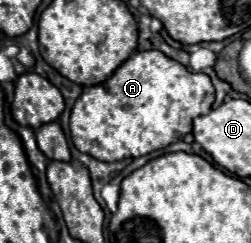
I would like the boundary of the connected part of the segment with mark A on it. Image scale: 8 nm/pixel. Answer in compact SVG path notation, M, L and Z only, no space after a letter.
M138 51L102 85L88 87L76 101L70 115L70 139L74 147L98 161L122 161L148 155L164 149L184 135L192 133L192 121L198 115L206 115L214 103L214 85L206 73L190 73L178 61L166 57L160 51Z

